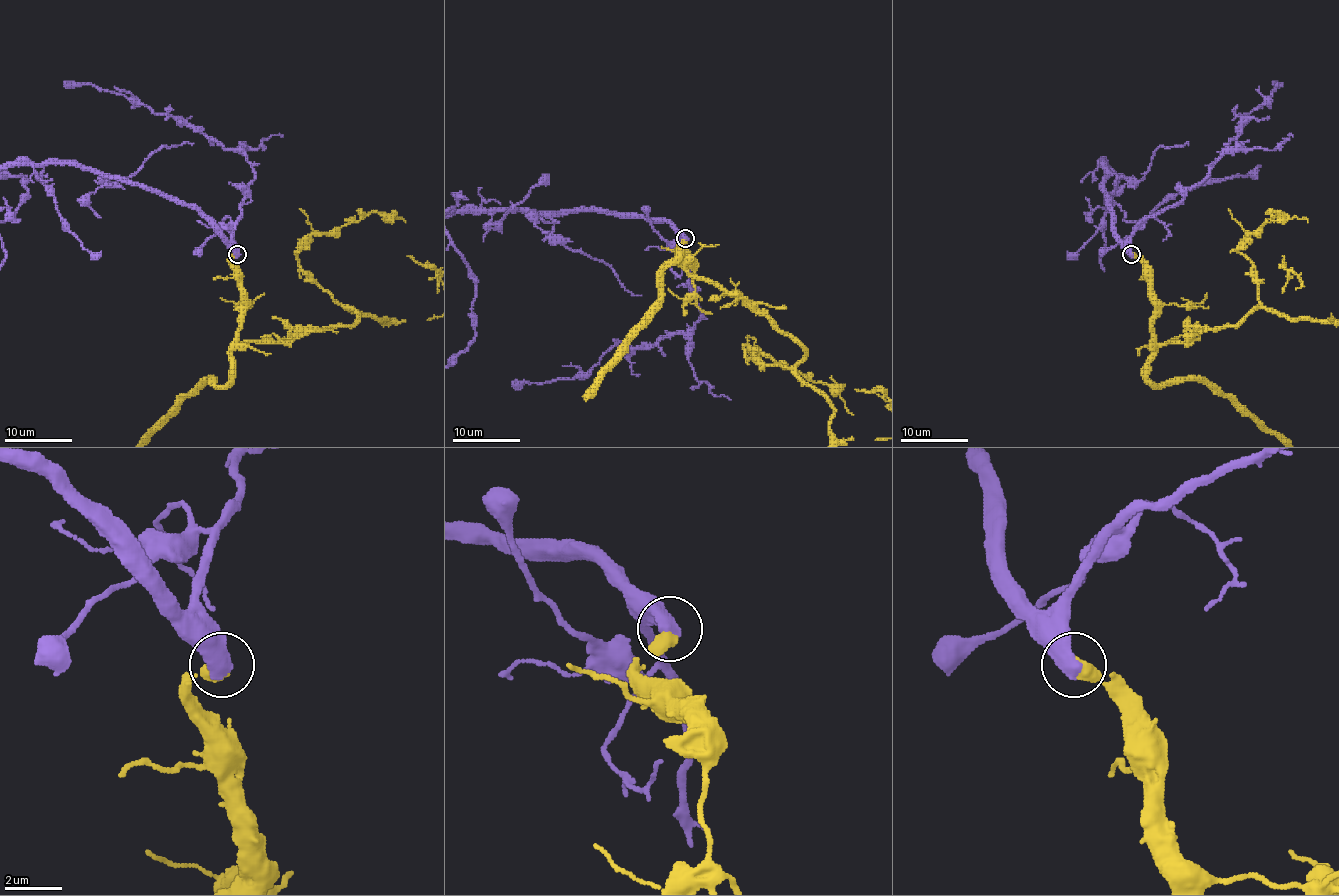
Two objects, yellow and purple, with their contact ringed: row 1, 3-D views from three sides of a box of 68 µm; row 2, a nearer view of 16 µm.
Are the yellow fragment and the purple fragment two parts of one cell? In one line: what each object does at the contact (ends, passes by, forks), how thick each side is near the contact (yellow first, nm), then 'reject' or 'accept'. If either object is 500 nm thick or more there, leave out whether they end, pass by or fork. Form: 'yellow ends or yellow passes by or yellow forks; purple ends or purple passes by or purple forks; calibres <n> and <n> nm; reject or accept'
calibres 500 and 650 nm; accept

